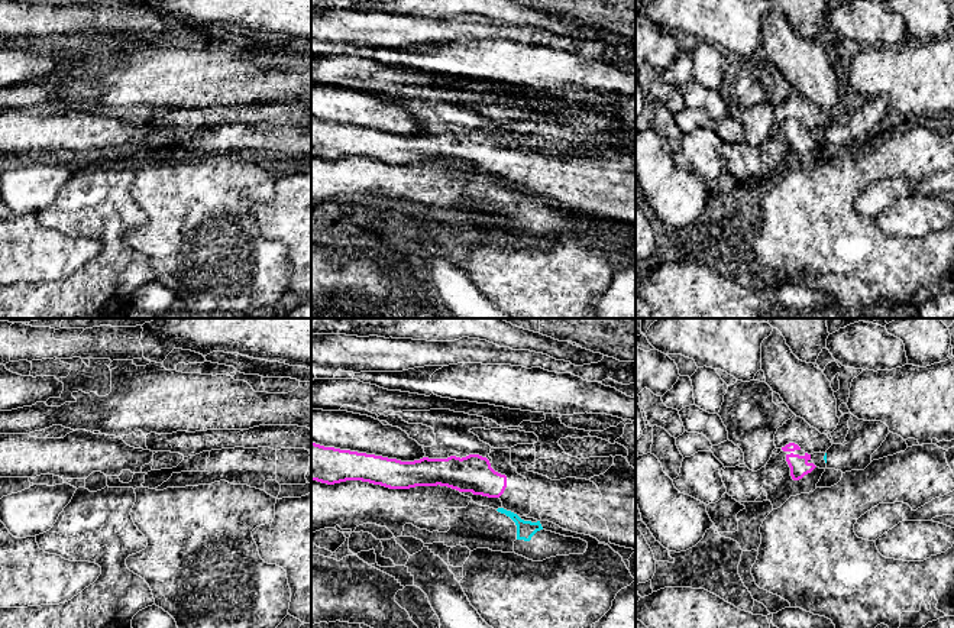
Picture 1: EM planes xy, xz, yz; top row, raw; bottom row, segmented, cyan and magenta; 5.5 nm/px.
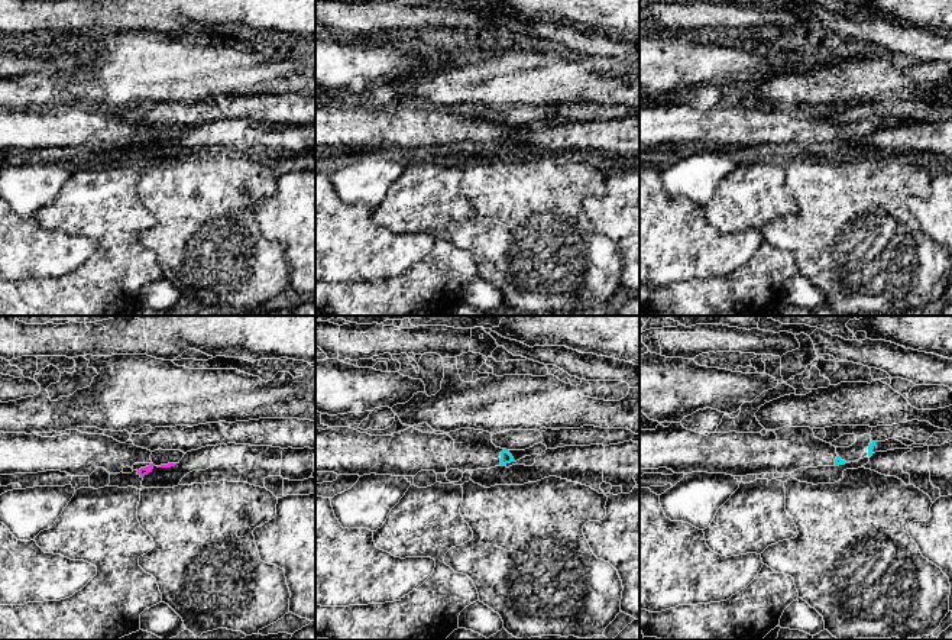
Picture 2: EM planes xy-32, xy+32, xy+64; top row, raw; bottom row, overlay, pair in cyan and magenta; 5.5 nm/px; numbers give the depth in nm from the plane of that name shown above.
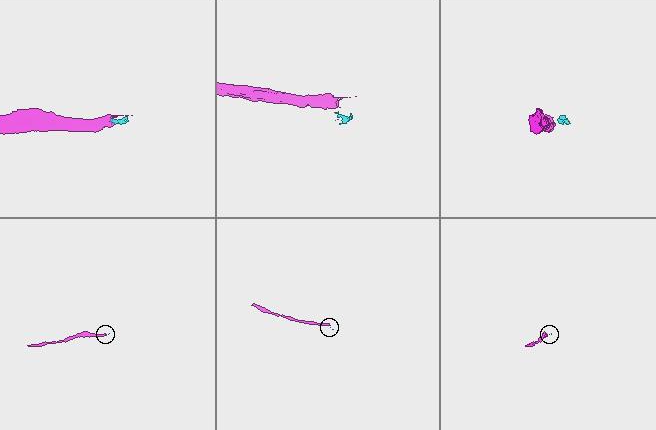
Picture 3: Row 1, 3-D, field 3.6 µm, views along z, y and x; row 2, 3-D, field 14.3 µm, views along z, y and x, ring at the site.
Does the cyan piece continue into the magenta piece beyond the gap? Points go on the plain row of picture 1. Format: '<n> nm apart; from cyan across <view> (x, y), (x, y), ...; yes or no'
60 nm apart; from cyan across xz (498, 184), (498, 172); no

